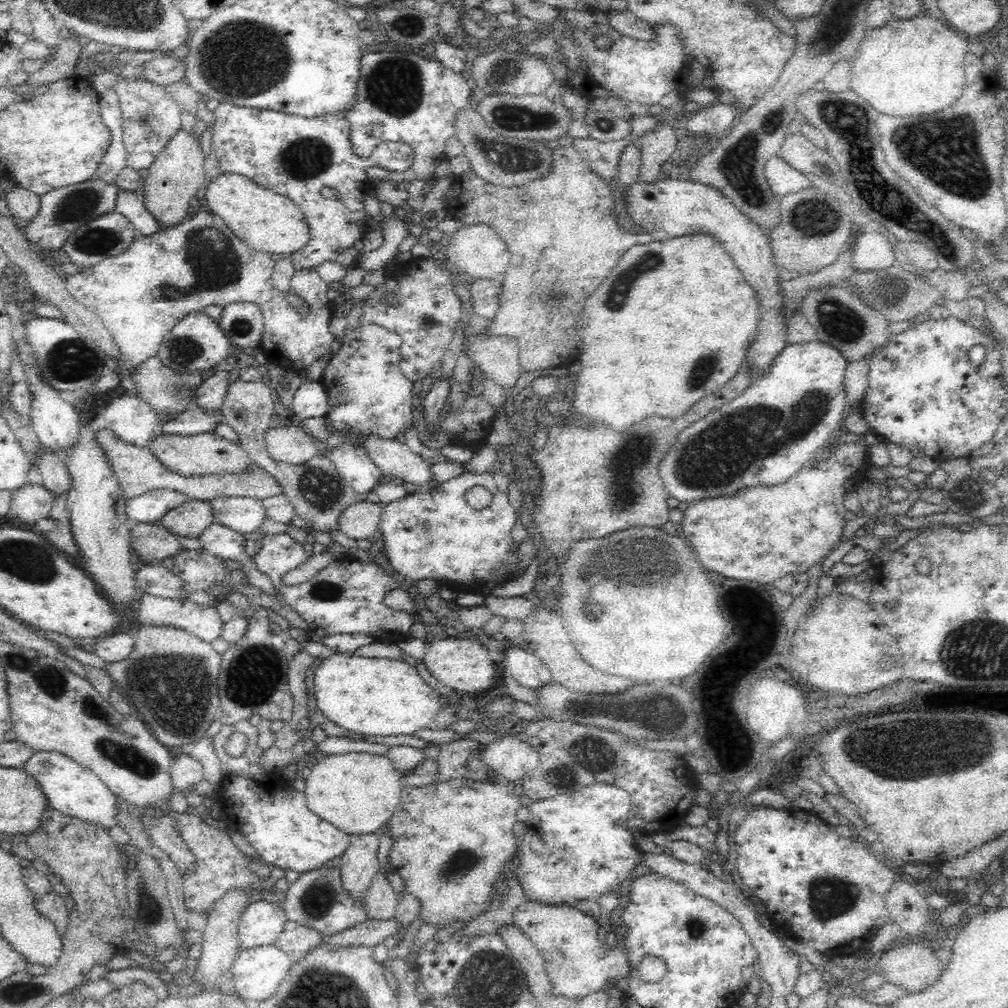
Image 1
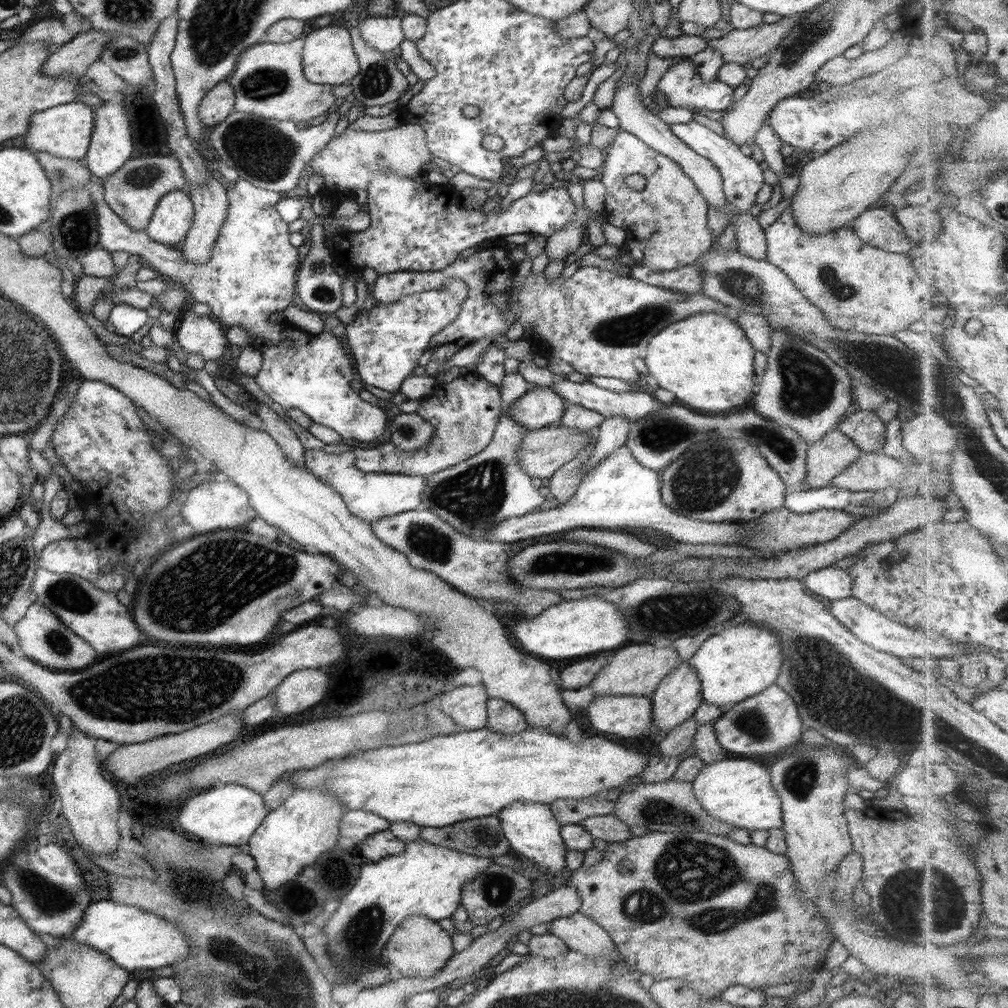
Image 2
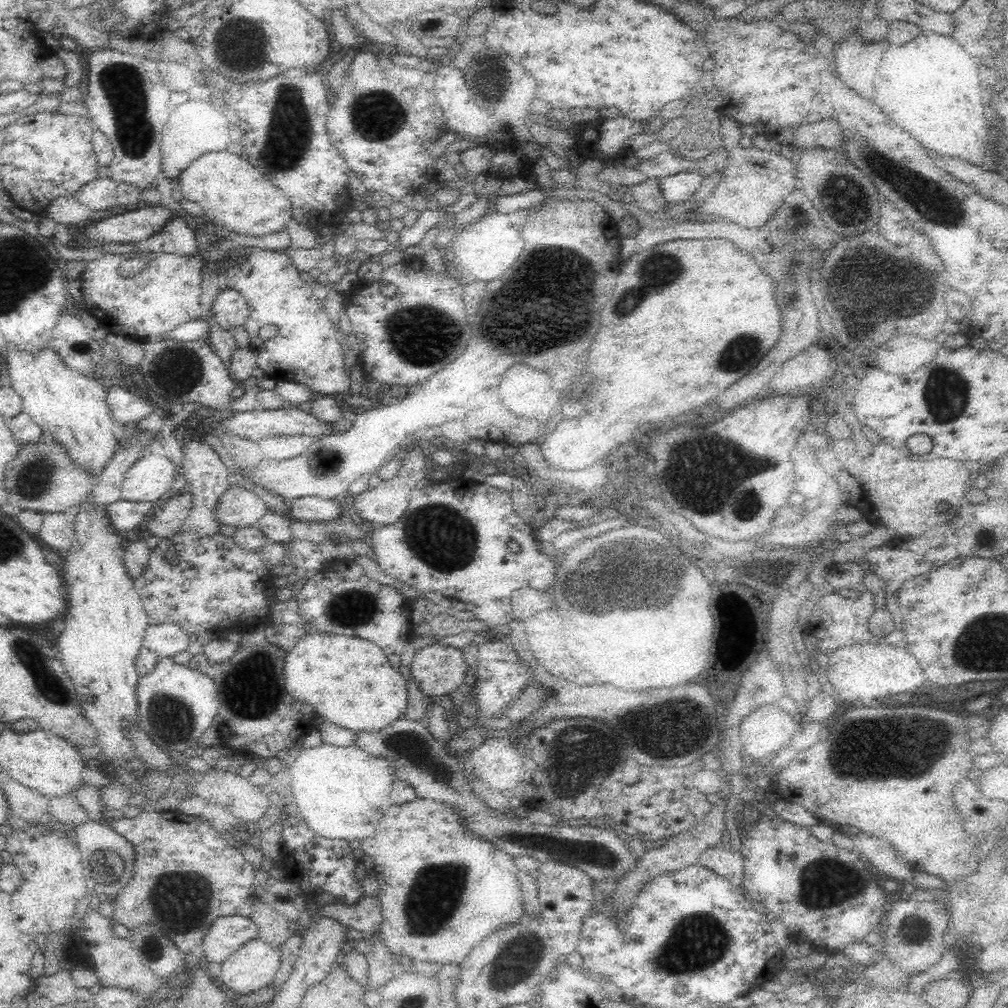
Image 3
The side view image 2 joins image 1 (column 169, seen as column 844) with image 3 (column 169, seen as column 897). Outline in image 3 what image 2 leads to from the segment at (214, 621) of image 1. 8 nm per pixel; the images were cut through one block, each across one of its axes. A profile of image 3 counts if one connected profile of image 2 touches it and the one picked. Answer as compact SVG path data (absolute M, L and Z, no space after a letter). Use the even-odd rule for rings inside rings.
M174 624L150 625L143 638L143 646L159 654L161 658L178 659L186 653L193 638Z

